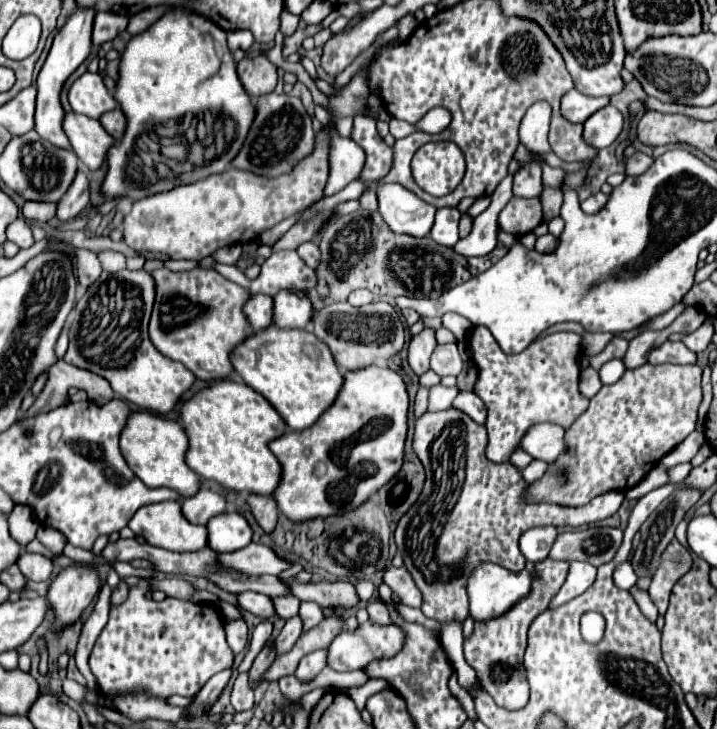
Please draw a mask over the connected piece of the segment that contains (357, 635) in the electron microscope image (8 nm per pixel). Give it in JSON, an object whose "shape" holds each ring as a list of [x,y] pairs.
{"shape":[[[367,619],[355,631],[345,629],[343,633],[339,633],[333,639],[333,643],[329,647],[327,665],[333,667],[335,671],[357,671],[357,669],[363,669],[365,665],[369,665],[371,661],[381,661],[381,659],[389,659],[389,657],[397,655],[403,647],[403,641],[405,641],[405,635],[399,627],[379,625],[379,623],[373,623],[371,619]]]}

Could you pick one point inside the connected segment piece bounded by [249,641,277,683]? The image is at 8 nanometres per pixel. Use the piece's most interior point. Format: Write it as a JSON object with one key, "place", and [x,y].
{"place":[267,656]}

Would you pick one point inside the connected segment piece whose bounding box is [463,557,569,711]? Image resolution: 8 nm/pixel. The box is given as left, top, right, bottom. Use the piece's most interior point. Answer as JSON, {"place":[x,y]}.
{"place":[495,649]}

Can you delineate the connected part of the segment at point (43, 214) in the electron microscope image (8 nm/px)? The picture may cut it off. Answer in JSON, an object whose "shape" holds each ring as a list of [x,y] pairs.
{"shape":[[[27,201],[23,207],[23,215],[27,219],[35,219],[41,223],[47,223],[49,219],[55,217],[55,205],[53,203],[37,203],[37,201]]]}

